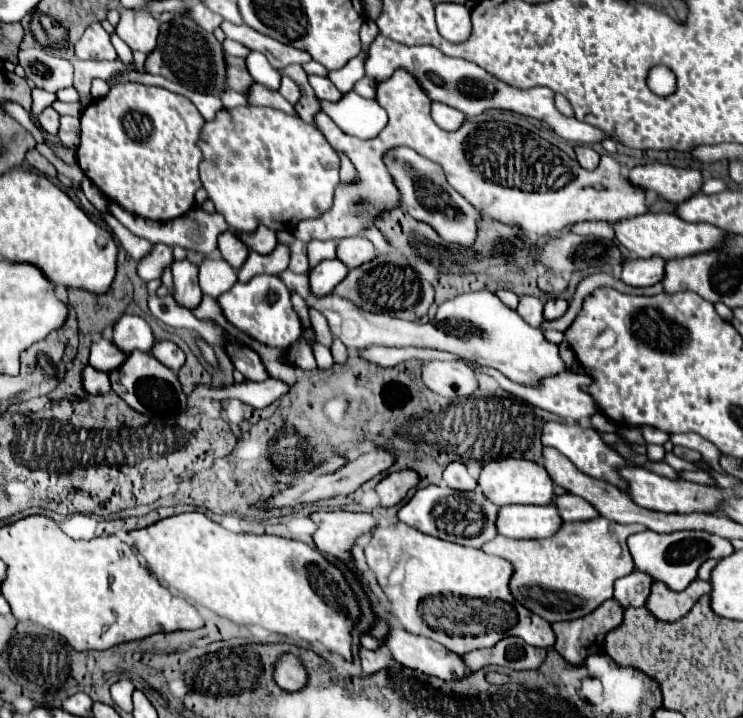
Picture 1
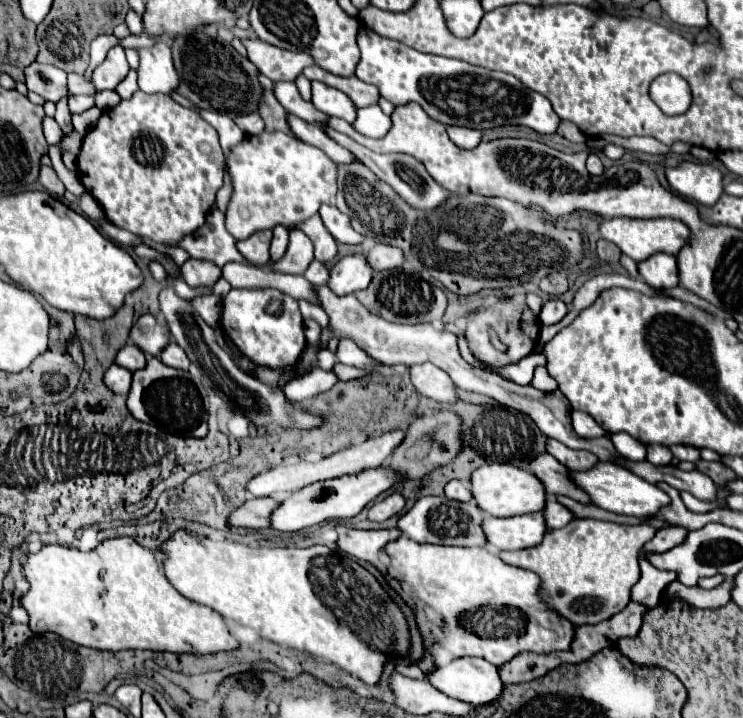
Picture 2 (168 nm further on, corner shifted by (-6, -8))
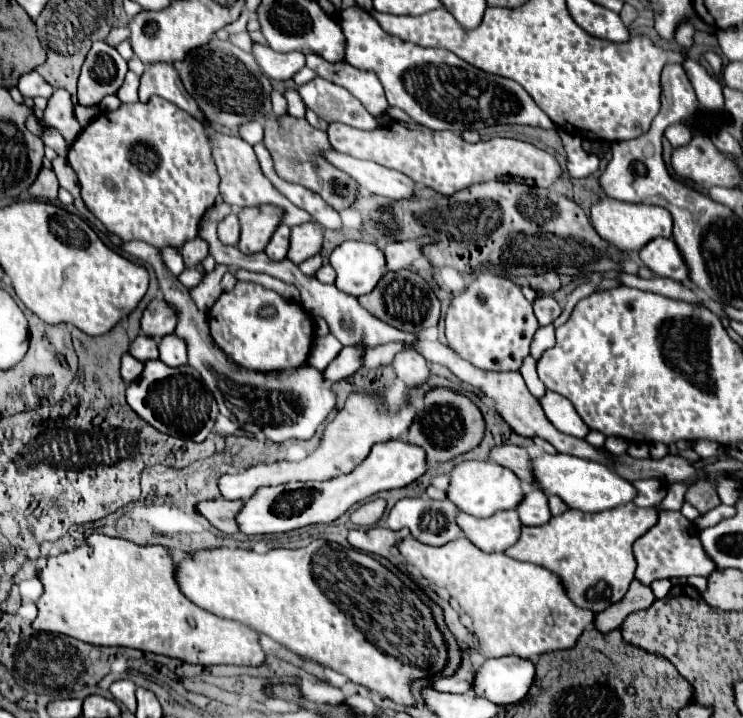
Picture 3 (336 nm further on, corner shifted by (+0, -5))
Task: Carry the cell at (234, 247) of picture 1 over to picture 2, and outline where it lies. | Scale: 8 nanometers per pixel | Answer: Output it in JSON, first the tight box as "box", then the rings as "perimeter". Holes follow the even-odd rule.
{"box":[236,230,272,266],"perimeter":[[[260,230],[256,234],[252,234],[250,238],[236,242],[238,252],[254,266],[266,266],[270,262],[270,238],[272,238],[272,230]]]}

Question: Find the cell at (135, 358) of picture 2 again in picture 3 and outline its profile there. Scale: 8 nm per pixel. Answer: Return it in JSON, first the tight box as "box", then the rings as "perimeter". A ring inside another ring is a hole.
{"box":[130,335,158,361],"perimeter":[[[138,335],[136,341],[130,345],[130,355],[138,357],[138,361],[158,359],[158,343],[148,335]]]}

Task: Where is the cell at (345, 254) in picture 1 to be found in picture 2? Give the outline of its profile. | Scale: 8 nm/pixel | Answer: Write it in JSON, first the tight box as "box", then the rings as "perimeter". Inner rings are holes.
{"box":[366,244,404,272],"perimeter":[[[376,244],[368,254],[366,254],[368,266],[374,272],[382,272],[382,270],[392,270],[398,268],[404,262],[404,256],[398,248],[388,246],[388,244]]]}

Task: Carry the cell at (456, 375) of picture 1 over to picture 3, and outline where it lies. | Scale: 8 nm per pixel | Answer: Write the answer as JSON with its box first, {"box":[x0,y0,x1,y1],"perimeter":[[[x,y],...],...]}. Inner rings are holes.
{"box":[392,351,430,387],"perimeter":[[[416,351],[398,353],[394,357],[394,361],[392,361],[392,367],[394,367],[398,379],[402,379],[408,387],[424,383],[428,379],[428,375],[430,375],[426,359]]]}

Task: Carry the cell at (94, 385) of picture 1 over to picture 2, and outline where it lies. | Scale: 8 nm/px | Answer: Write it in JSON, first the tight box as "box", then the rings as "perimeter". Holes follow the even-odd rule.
{"box":[104,364,132,396],"perimeter":[[[112,364],[112,366],[104,372],[104,384],[106,384],[114,394],[126,396],[126,394],[128,394],[128,388],[130,388],[130,382],[132,382],[132,374],[130,374],[126,368],[120,368],[120,366],[116,366],[116,364]]]}

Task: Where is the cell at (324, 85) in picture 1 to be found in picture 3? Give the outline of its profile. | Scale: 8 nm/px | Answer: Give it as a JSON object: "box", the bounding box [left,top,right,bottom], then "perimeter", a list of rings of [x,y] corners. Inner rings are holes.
{"box":[300,77,378,131],"perimeter":[[[316,77],[300,87],[300,95],[302,101],[328,123],[338,121],[366,131],[378,129],[376,119],[366,111],[366,107],[354,95],[350,95],[350,91],[336,83]]]}

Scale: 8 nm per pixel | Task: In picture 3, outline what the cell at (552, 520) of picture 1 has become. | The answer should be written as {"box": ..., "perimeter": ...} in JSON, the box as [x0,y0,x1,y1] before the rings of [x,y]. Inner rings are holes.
{"box":[456,511,520,553],"perimeter":[[[498,511],[492,517],[478,519],[468,513],[458,513],[456,523],[464,537],[486,553],[506,551],[514,541],[518,541],[520,521],[514,511]]]}

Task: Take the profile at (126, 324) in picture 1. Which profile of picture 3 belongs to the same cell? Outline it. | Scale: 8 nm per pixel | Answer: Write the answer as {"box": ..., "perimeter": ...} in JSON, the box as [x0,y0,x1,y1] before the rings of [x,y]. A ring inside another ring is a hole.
{"box":[142,299,178,339],"perimeter":[[[152,299],[142,315],[142,333],[154,339],[162,339],[168,333],[174,333],[178,323],[176,309],[164,299]]]}

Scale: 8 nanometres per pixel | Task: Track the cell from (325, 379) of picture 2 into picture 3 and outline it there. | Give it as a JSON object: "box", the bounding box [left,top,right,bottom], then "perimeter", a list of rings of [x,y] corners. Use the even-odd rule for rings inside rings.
{"box":[324,345,366,381],"perimeter":[[[354,345],[354,347],[344,347],[340,351],[340,355],[328,365],[328,369],[324,371],[324,377],[328,381],[342,381],[346,377],[350,377],[352,373],[356,373],[362,367],[364,361],[364,353],[366,353],[366,345]]]}

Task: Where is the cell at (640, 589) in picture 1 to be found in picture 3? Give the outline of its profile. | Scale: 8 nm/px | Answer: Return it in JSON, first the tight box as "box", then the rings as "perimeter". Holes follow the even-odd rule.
{"box":[634,511,716,585],"perimeter":[[[660,511],[658,523],[634,543],[634,557],[638,563],[636,579],[644,585],[672,577],[710,577],[710,573],[716,571],[716,563],[708,557],[700,543],[698,529],[680,511]]]}

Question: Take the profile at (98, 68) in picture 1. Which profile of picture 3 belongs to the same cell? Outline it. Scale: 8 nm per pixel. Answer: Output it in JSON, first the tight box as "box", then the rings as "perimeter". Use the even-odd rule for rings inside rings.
{"box":[42,89,83,145],"perimeter":[[[56,89],[54,95],[48,99],[48,107],[44,109],[44,117],[42,117],[50,127],[58,129],[58,131],[66,131],[68,125],[74,124],[73,132],[60,133],[66,142],[71,145],[78,135],[82,132],[83,128],[78,121],[74,119],[74,105],[72,105],[72,99],[70,95],[64,93],[64,89]]]}

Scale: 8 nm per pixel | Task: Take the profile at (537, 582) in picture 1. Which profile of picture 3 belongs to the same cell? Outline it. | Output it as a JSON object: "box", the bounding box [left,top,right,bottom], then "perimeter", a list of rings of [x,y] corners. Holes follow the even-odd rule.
{"box":[506,503,658,613],"perimeter":[[[634,503],[618,505],[602,513],[578,513],[576,509],[568,509],[544,525],[522,527],[518,541],[506,549],[506,555],[518,561],[538,563],[558,573],[568,597],[572,597],[578,607],[600,613],[626,595],[636,571],[632,545],[654,527],[654,523],[658,523],[658,509],[636,507]]]}

